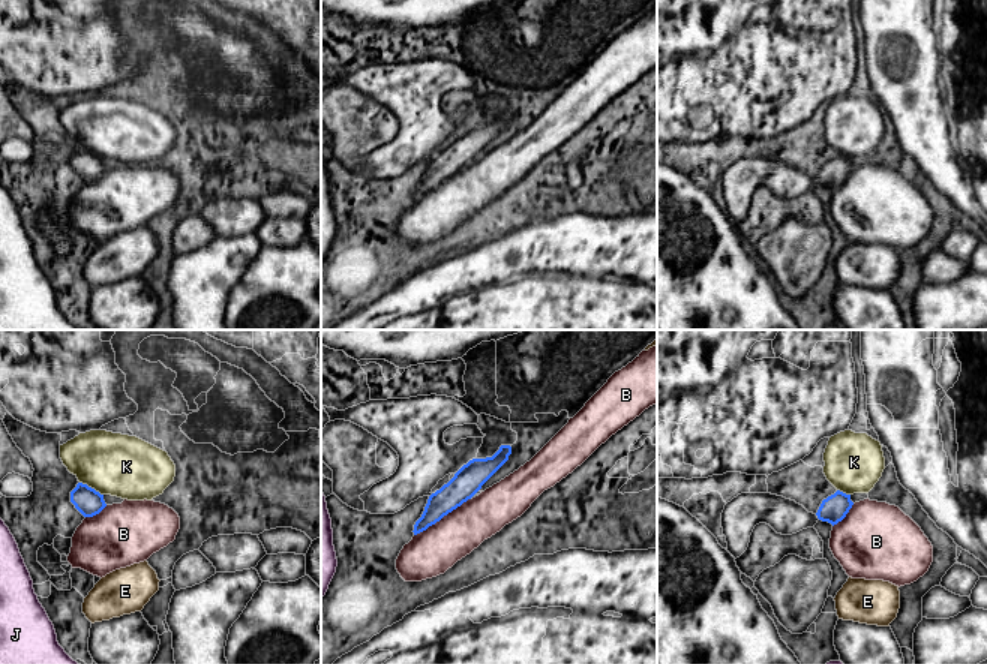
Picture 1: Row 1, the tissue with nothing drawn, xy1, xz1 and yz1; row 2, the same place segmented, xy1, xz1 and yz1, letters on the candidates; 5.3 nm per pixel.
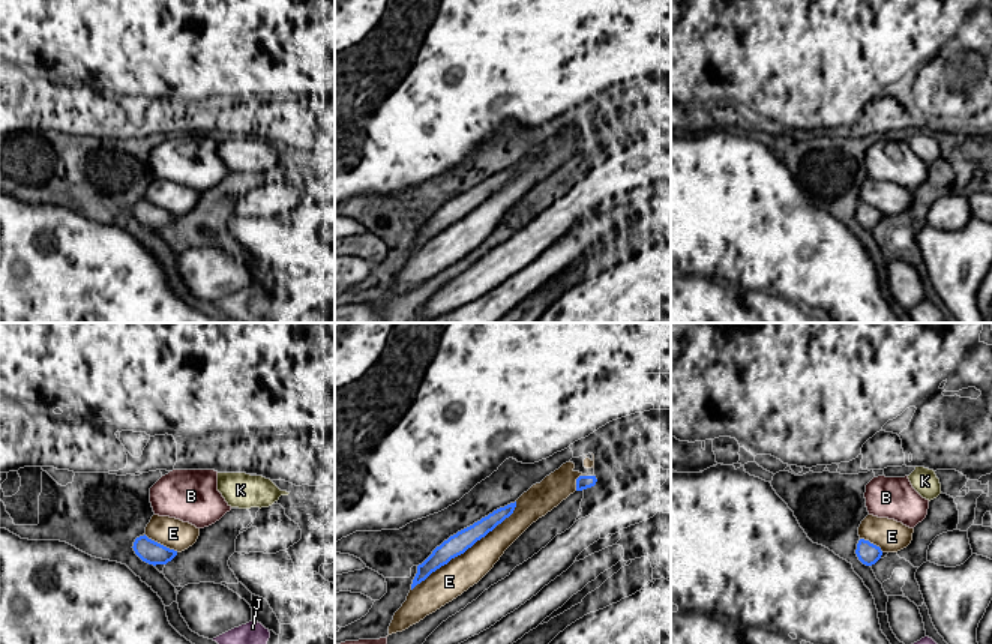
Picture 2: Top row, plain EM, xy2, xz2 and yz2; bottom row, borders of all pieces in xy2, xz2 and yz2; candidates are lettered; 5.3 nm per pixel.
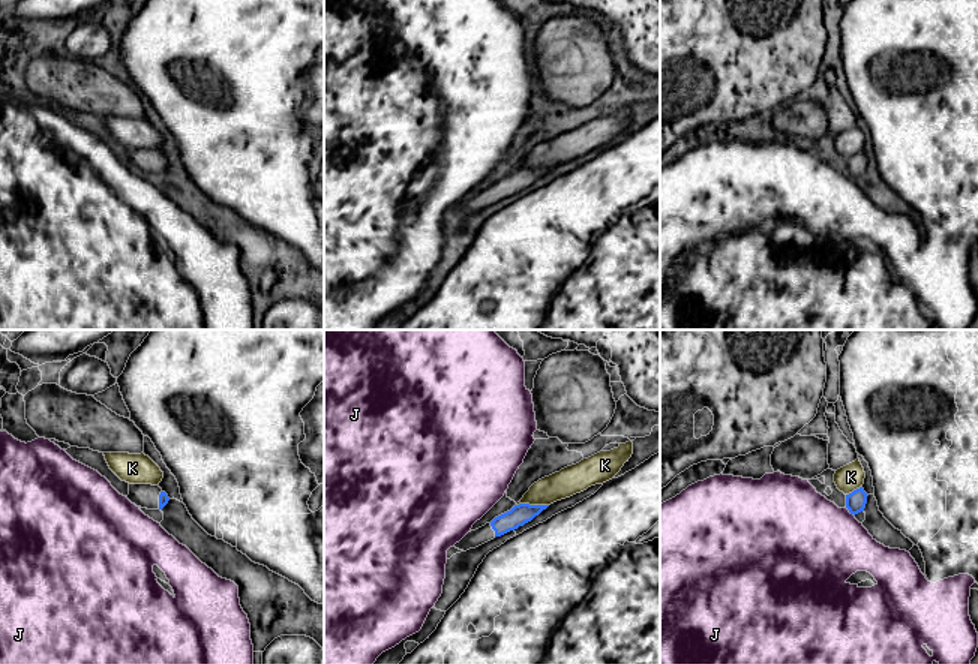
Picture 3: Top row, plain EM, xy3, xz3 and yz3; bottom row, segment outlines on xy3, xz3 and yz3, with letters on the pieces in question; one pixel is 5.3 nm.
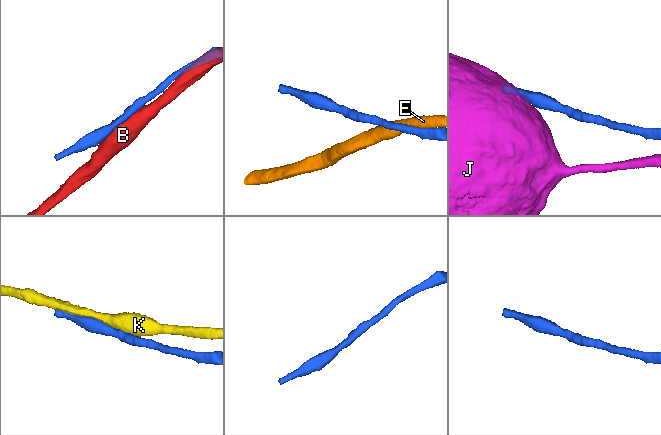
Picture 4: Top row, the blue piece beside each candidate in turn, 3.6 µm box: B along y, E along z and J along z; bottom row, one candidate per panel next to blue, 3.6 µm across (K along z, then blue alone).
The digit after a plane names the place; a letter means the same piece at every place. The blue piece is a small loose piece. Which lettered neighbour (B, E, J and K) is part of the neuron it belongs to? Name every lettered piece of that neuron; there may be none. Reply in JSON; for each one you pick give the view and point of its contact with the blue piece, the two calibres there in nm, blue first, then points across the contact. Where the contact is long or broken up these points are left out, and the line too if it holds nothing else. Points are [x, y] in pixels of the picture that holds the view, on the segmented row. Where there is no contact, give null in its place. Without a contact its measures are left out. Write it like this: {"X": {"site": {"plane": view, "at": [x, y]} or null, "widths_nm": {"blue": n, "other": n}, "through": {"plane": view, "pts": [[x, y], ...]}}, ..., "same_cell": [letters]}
{"same_cell": []}

